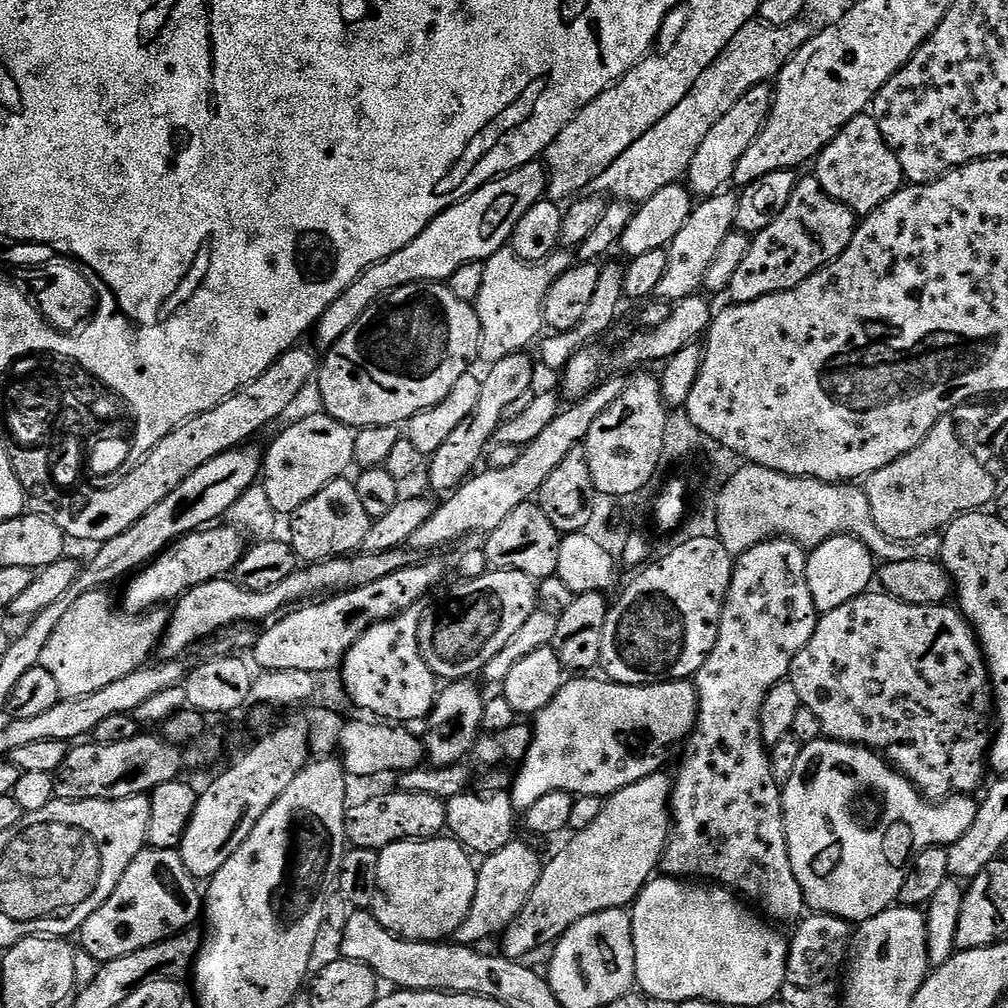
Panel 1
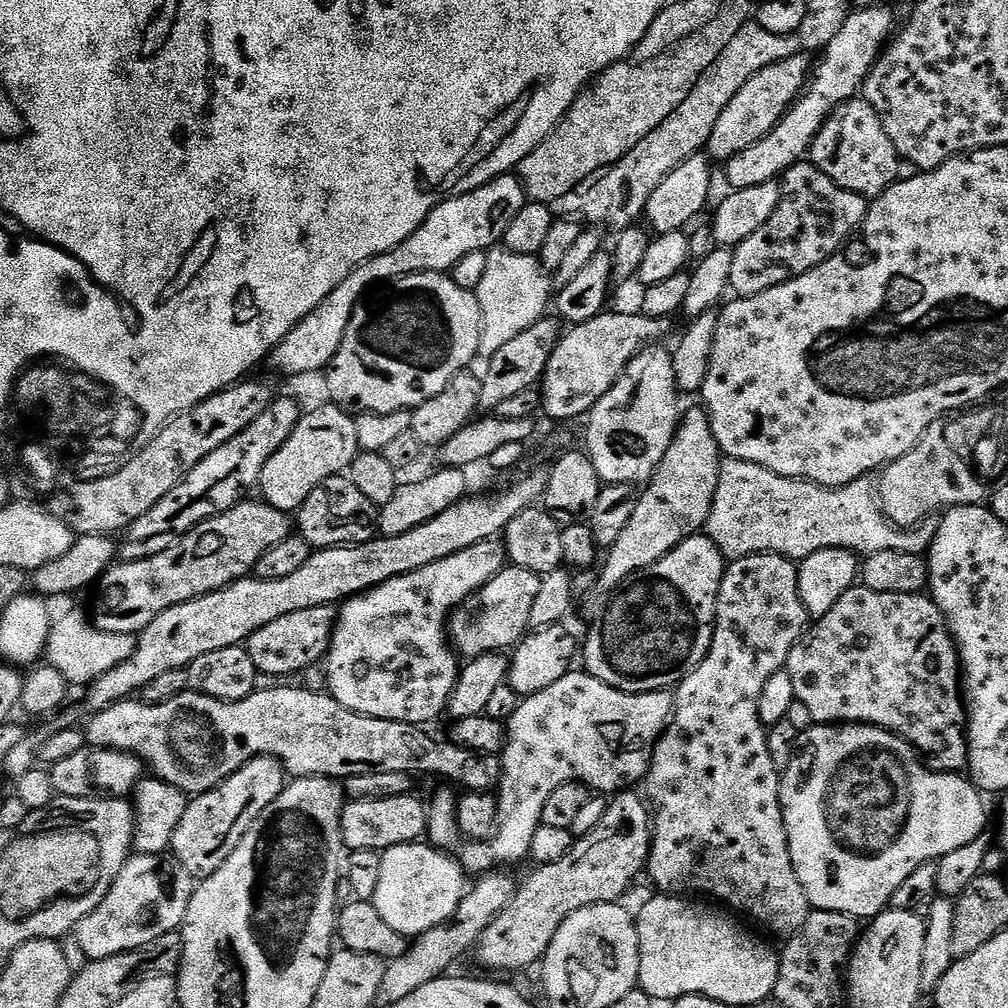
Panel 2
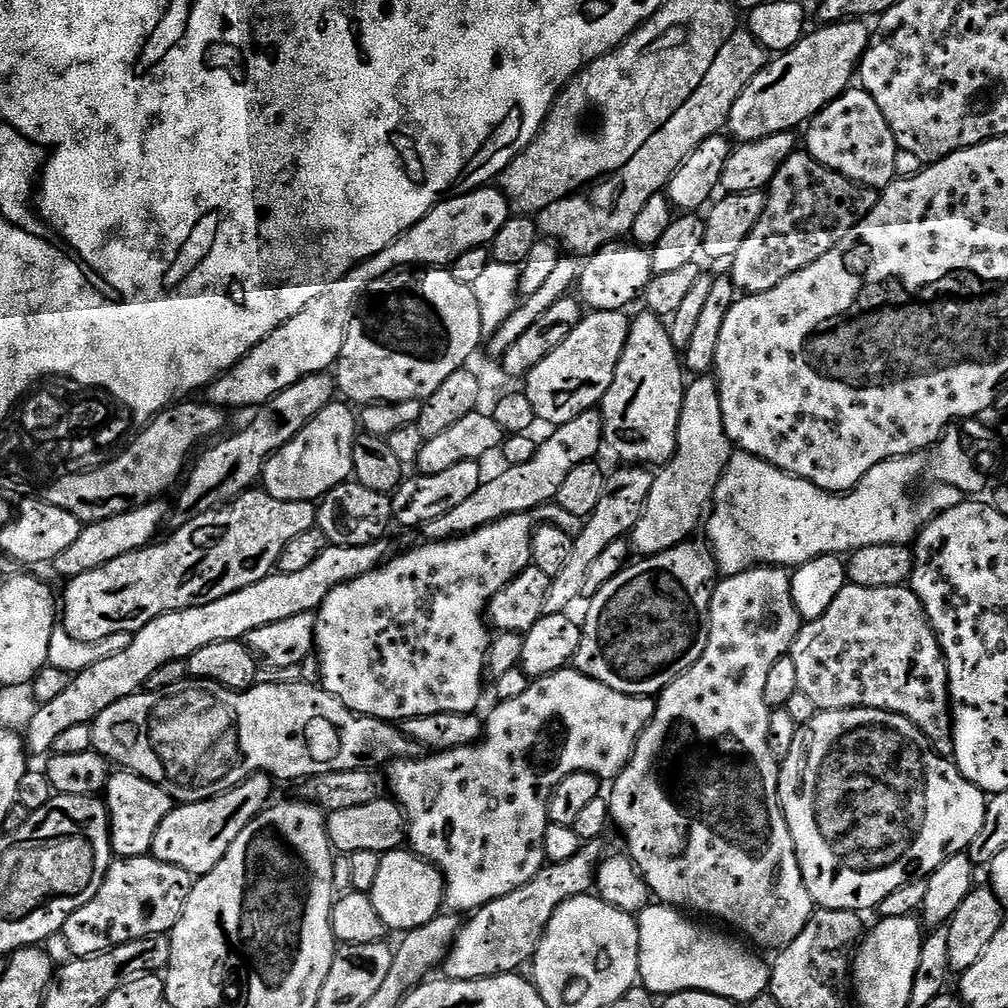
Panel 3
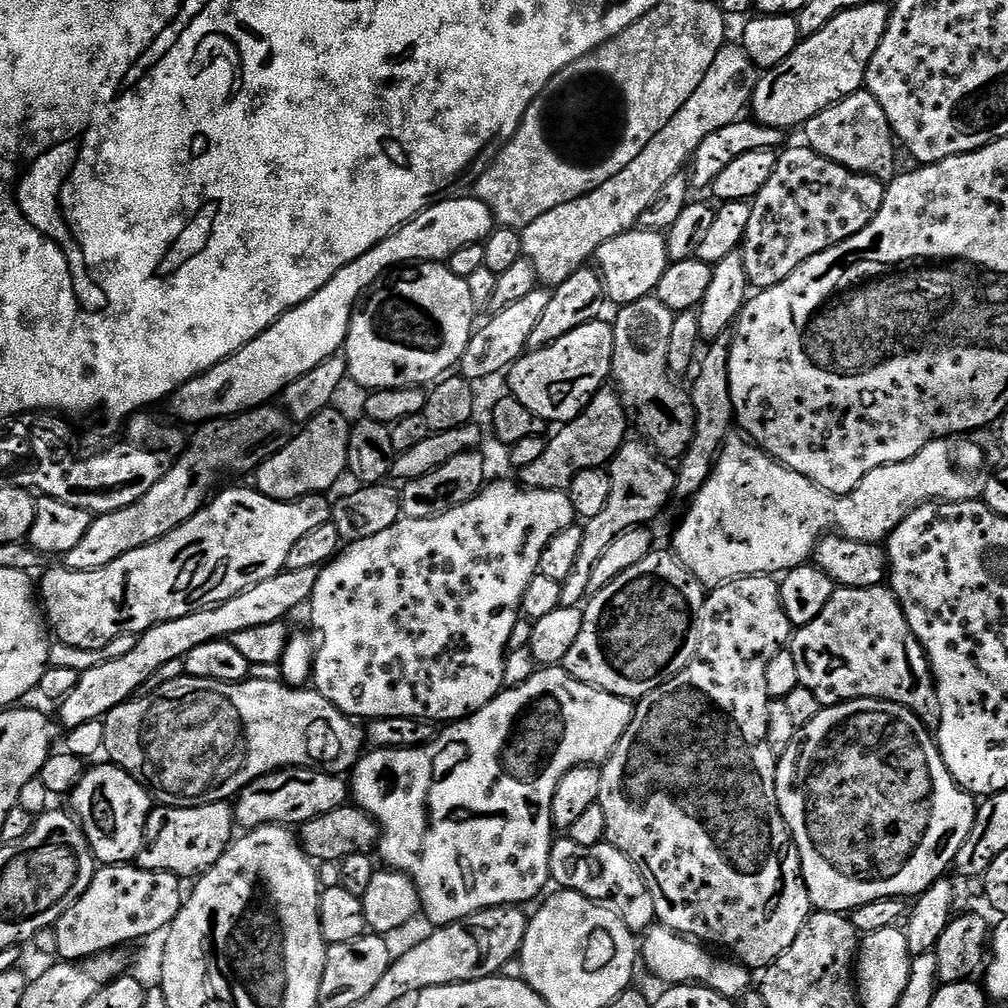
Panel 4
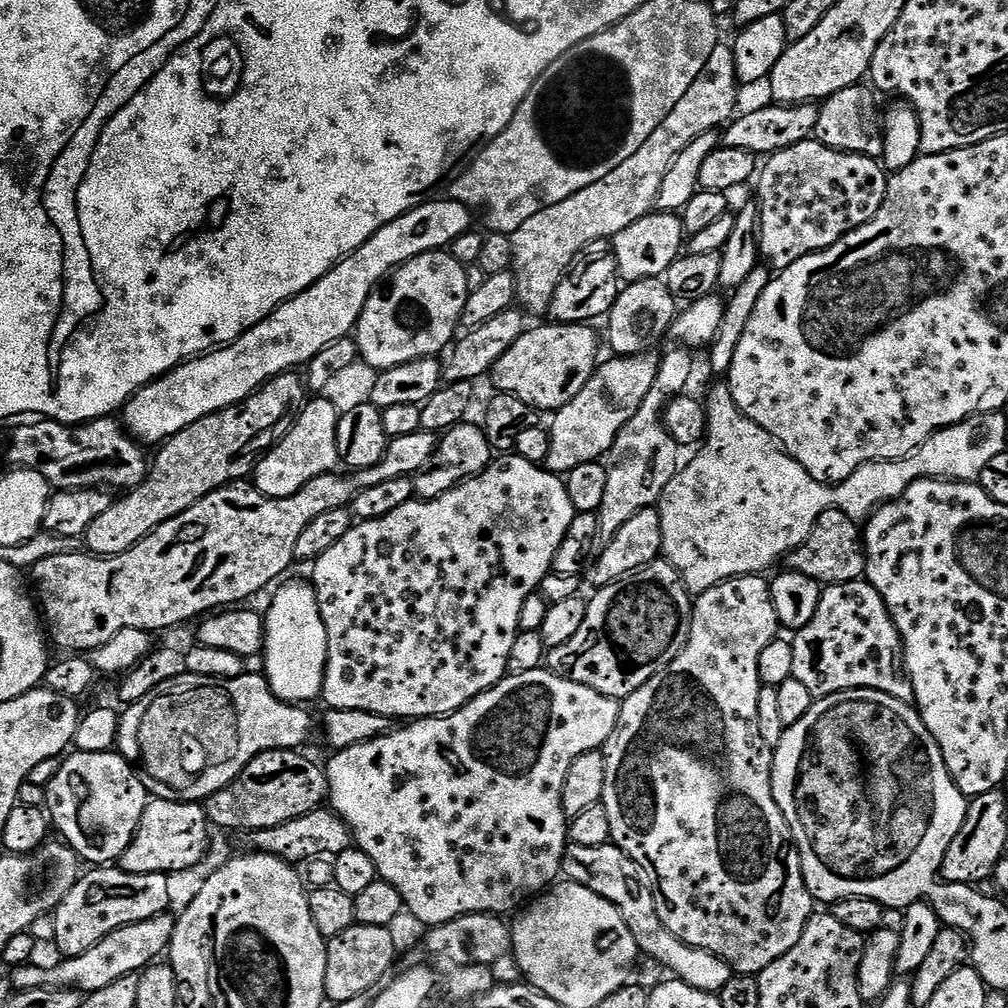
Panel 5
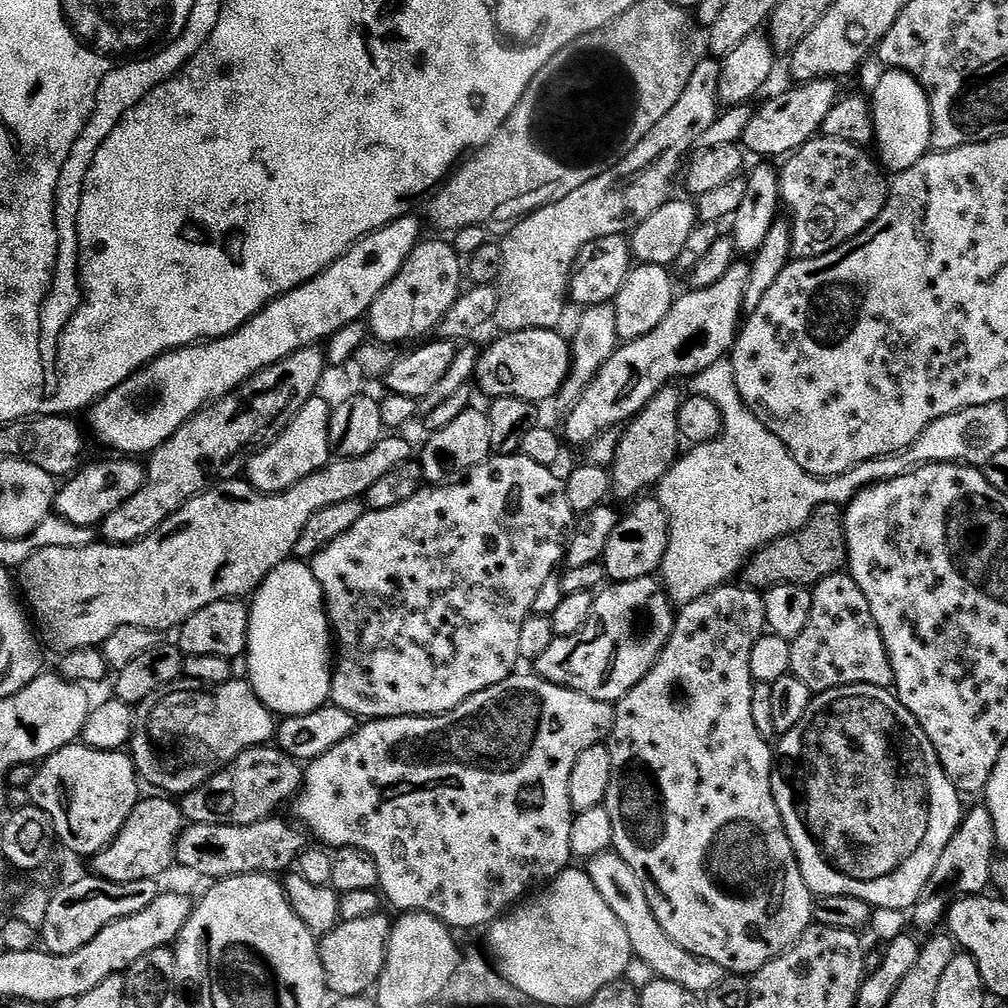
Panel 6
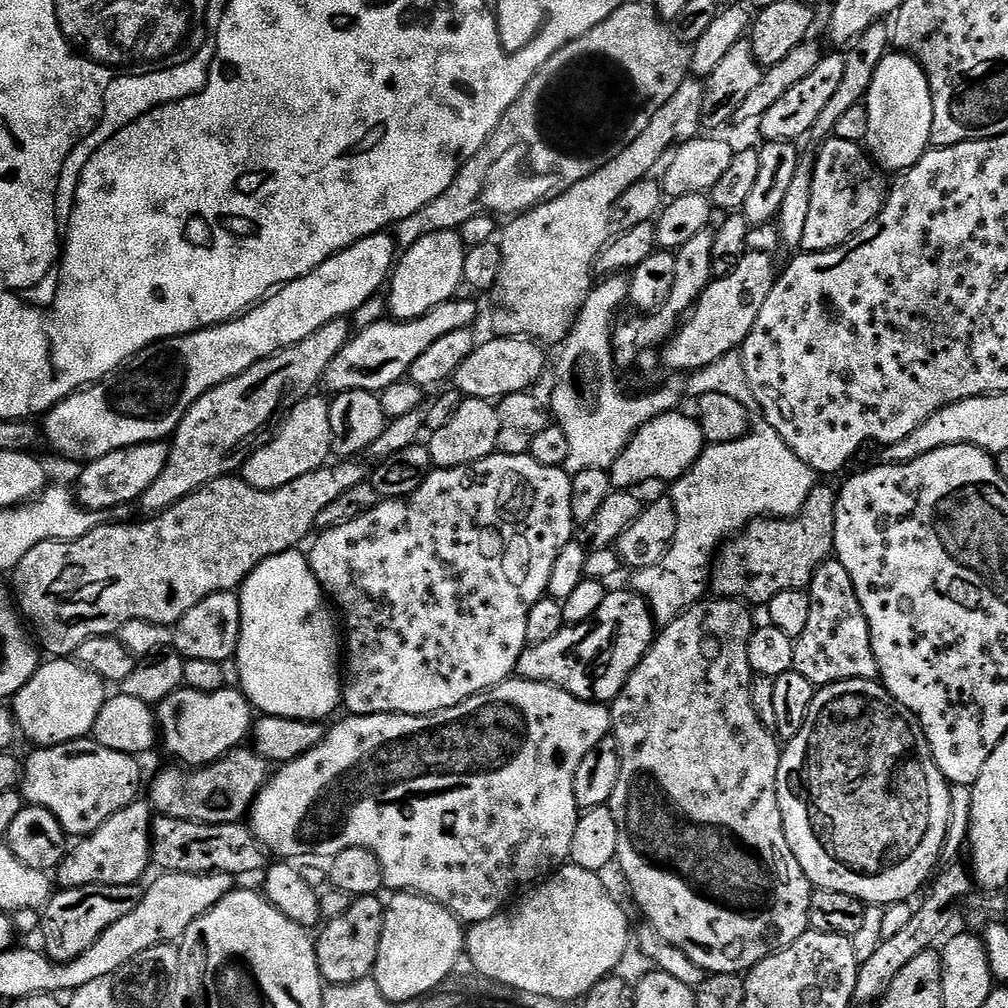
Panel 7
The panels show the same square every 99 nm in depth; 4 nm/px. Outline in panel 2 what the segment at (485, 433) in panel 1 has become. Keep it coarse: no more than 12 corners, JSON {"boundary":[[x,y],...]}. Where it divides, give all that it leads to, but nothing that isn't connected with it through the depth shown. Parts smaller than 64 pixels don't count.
{"boundary":[[545,318],[487,361],[481,409],[543,381],[561,335]]}

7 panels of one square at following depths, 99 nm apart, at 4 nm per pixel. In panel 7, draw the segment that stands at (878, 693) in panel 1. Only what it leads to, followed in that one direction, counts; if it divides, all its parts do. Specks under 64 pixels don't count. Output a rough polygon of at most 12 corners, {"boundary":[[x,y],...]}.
{"boundary":[[818,566],[792,671],[817,689],[880,671],[846,566]]}

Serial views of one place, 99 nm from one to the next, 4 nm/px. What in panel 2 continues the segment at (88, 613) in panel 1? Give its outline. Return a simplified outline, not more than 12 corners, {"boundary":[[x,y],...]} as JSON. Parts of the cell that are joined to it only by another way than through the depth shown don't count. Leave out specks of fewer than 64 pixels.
{"boundary":[[80,612],[55,617],[47,663],[69,685],[93,684],[134,654]]}

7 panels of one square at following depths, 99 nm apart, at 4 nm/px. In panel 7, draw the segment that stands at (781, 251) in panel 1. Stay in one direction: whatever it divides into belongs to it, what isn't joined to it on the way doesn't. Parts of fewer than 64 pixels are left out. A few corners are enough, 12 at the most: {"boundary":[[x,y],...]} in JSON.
{"boundary":[[819,145],[804,252],[878,218],[889,181],[861,145]]}

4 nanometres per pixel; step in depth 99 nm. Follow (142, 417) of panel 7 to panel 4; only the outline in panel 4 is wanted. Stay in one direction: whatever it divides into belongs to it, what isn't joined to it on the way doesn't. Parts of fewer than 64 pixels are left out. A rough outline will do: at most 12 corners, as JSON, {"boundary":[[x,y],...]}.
{"boundary":[[441,198],[170,397],[199,426],[275,401],[343,349],[397,266],[487,240],[492,211]]}

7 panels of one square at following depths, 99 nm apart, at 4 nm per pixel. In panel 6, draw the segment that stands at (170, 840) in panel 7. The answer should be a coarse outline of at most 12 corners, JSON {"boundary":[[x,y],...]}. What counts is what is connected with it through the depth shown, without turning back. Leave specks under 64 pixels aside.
{"boundary":[[269,816],[188,824],[175,863],[208,882],[284,874],[310,836]]}

